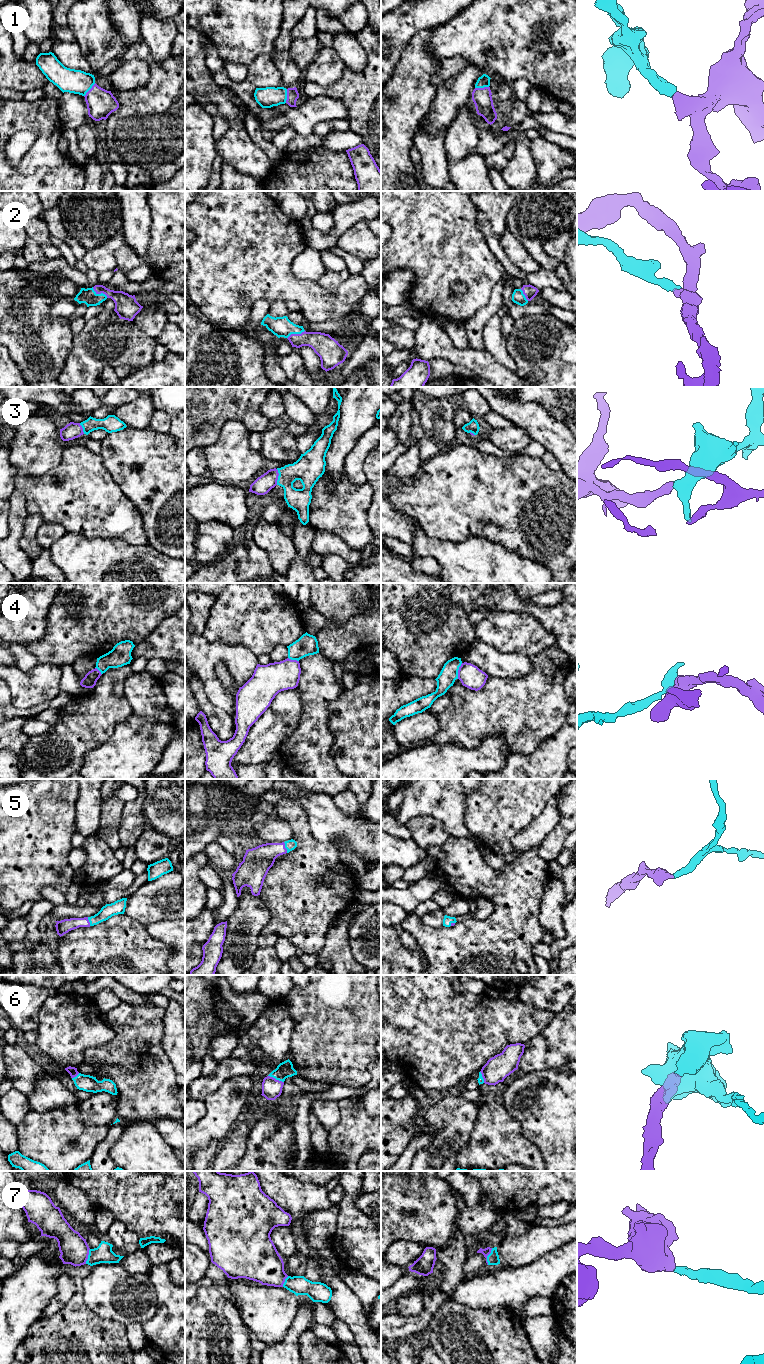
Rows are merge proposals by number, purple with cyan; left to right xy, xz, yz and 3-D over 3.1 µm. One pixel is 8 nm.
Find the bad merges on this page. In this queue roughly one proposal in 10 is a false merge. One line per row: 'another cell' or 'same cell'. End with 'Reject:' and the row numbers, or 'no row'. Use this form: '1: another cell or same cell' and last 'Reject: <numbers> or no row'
1: same cell
2: same cell
3: same cell
4: another cell
5: same cell
6: same cell
7: same cell
Reject: 4

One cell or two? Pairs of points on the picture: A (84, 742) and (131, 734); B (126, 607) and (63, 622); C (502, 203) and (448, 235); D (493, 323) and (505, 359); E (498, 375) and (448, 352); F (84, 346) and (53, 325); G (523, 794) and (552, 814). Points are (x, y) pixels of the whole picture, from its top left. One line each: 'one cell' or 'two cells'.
A: two cells
B: one cell
C: two cells
D: one cell
E: one cell
F: two cells
G: two cells

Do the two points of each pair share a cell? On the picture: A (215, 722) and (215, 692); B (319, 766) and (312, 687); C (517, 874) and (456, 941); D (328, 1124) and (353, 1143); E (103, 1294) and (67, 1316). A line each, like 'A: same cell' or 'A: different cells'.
A: different cells
B: same cell
C: same cell
D: different cells
E: different cells

